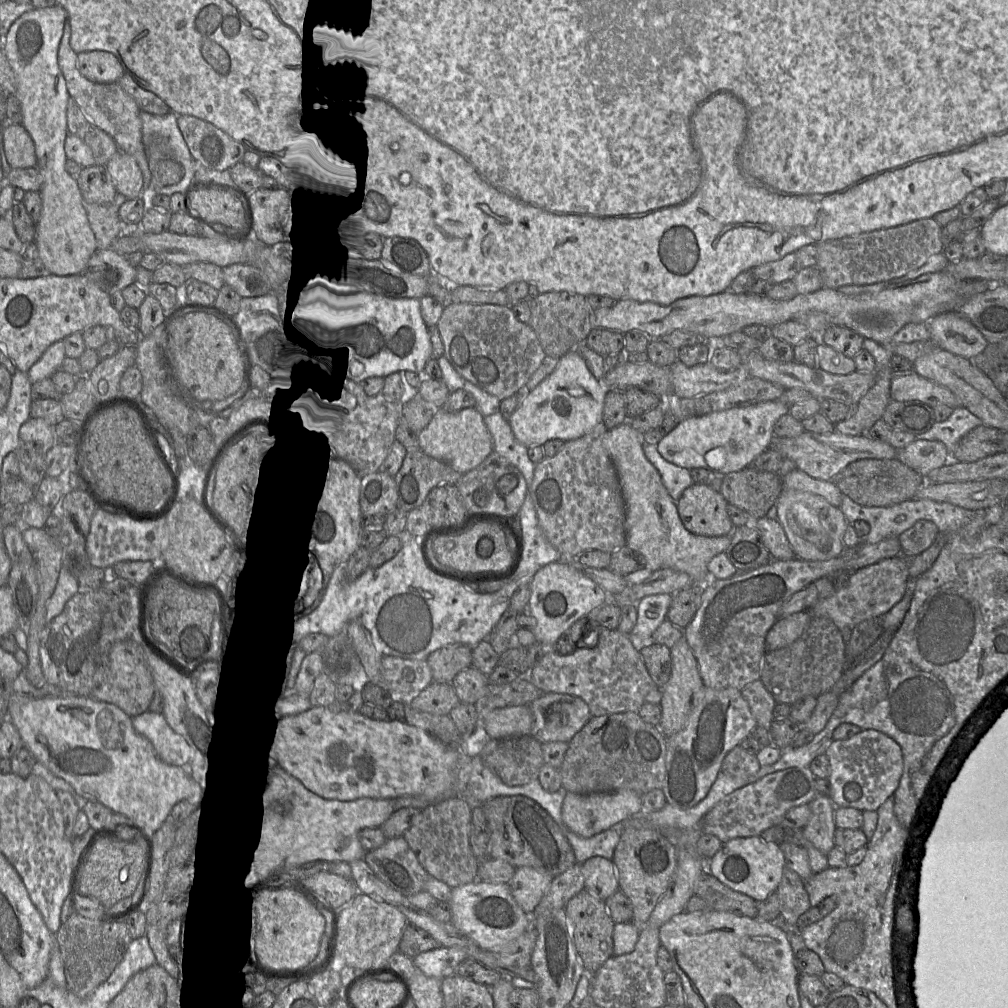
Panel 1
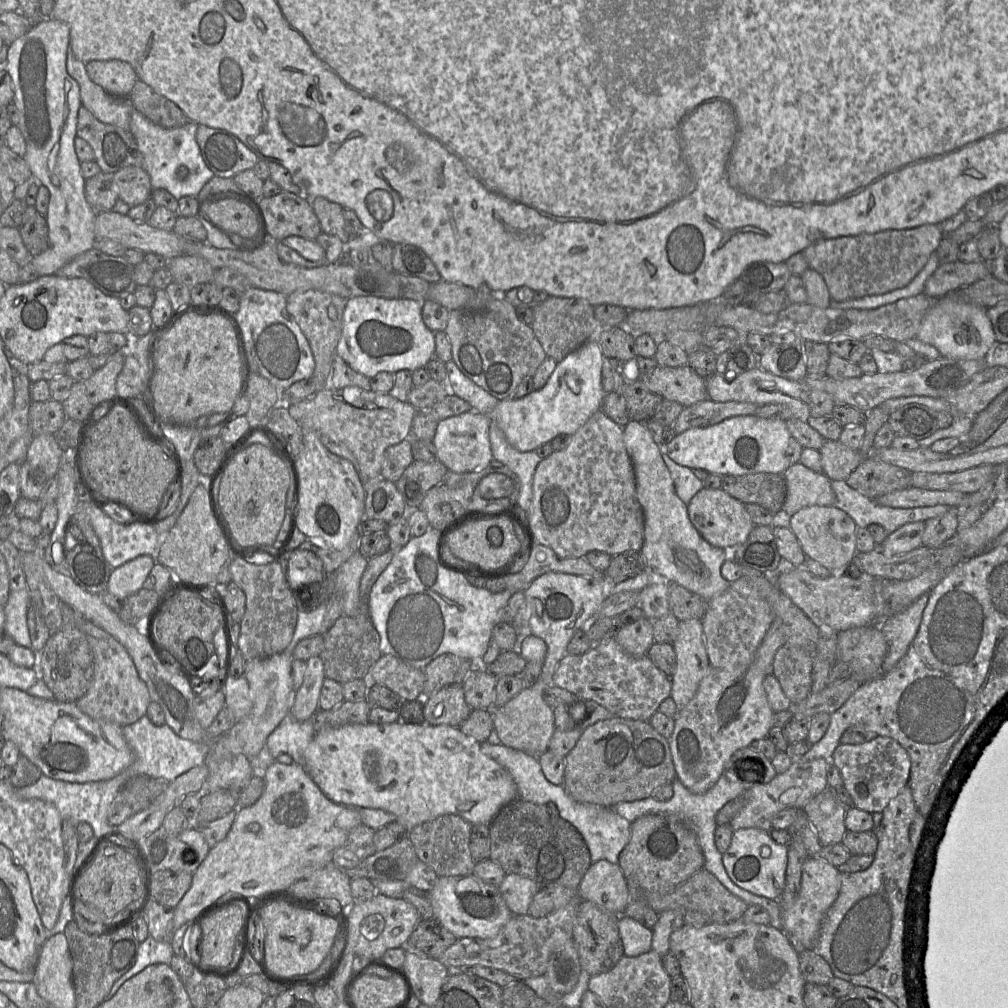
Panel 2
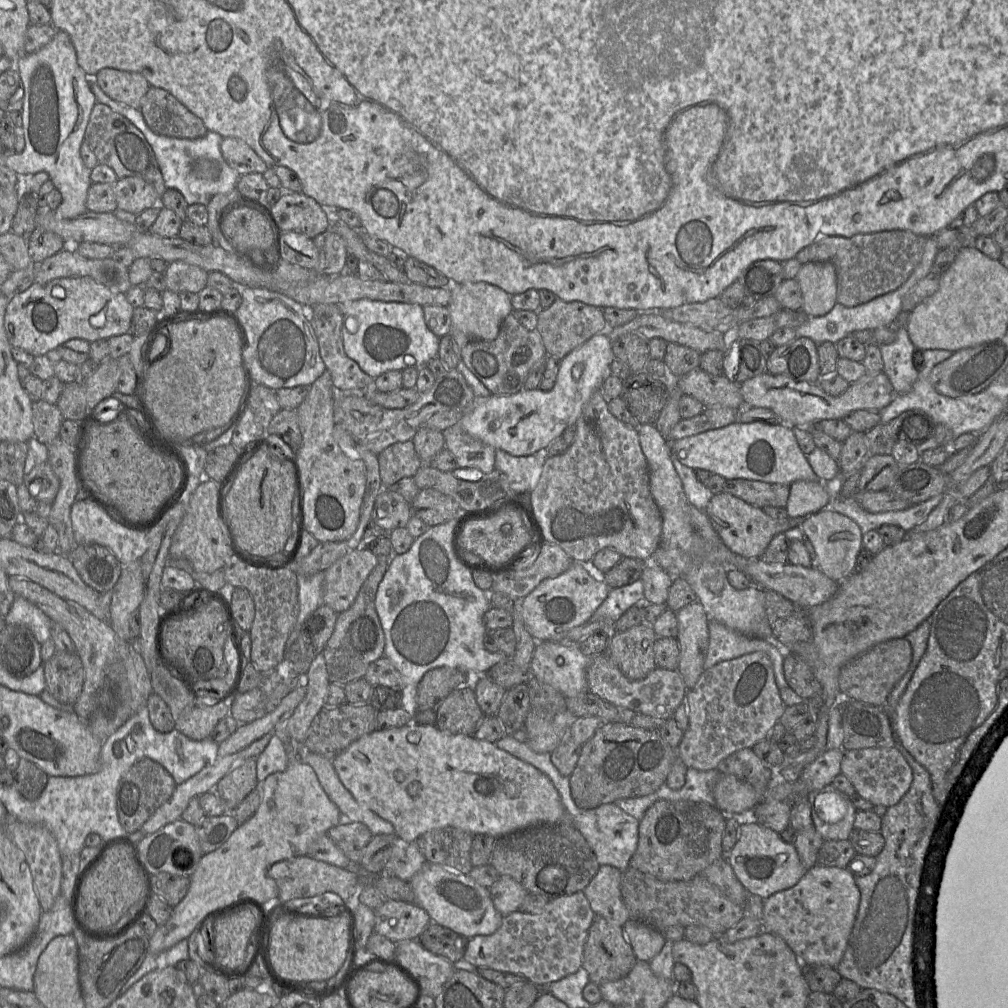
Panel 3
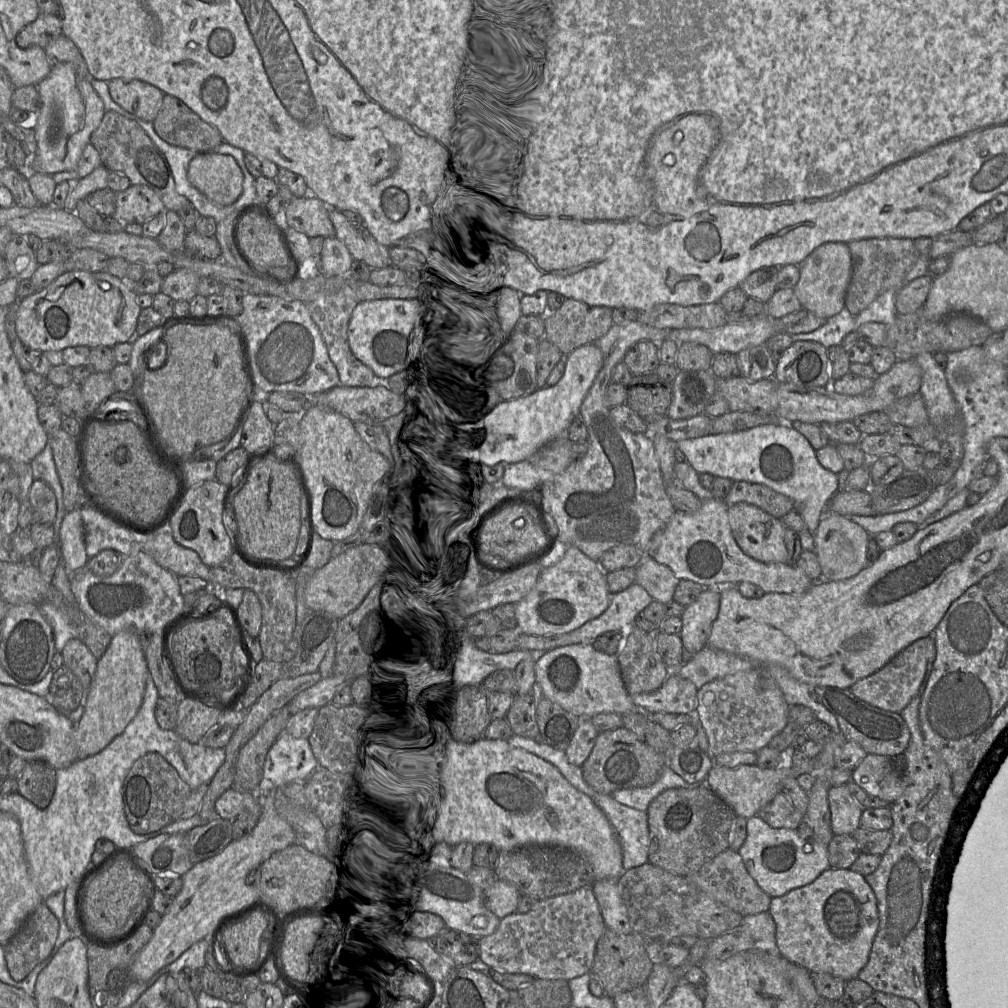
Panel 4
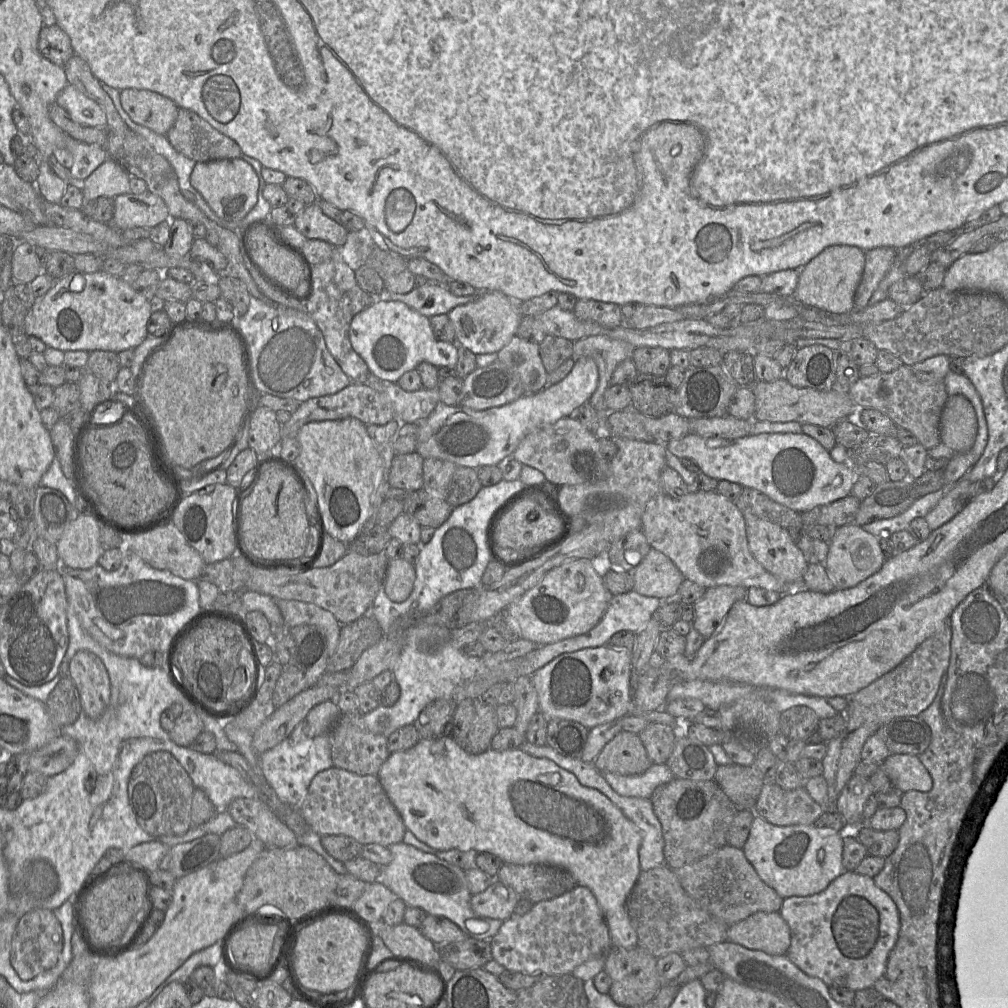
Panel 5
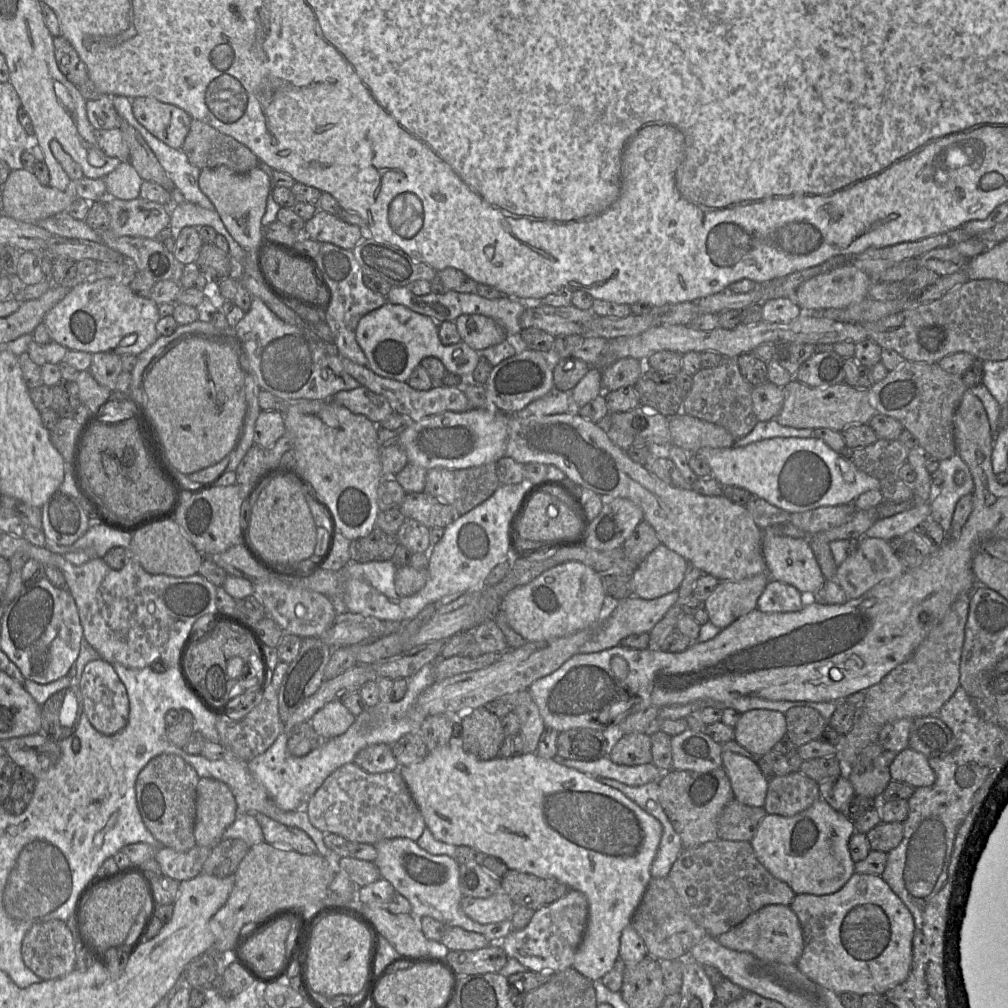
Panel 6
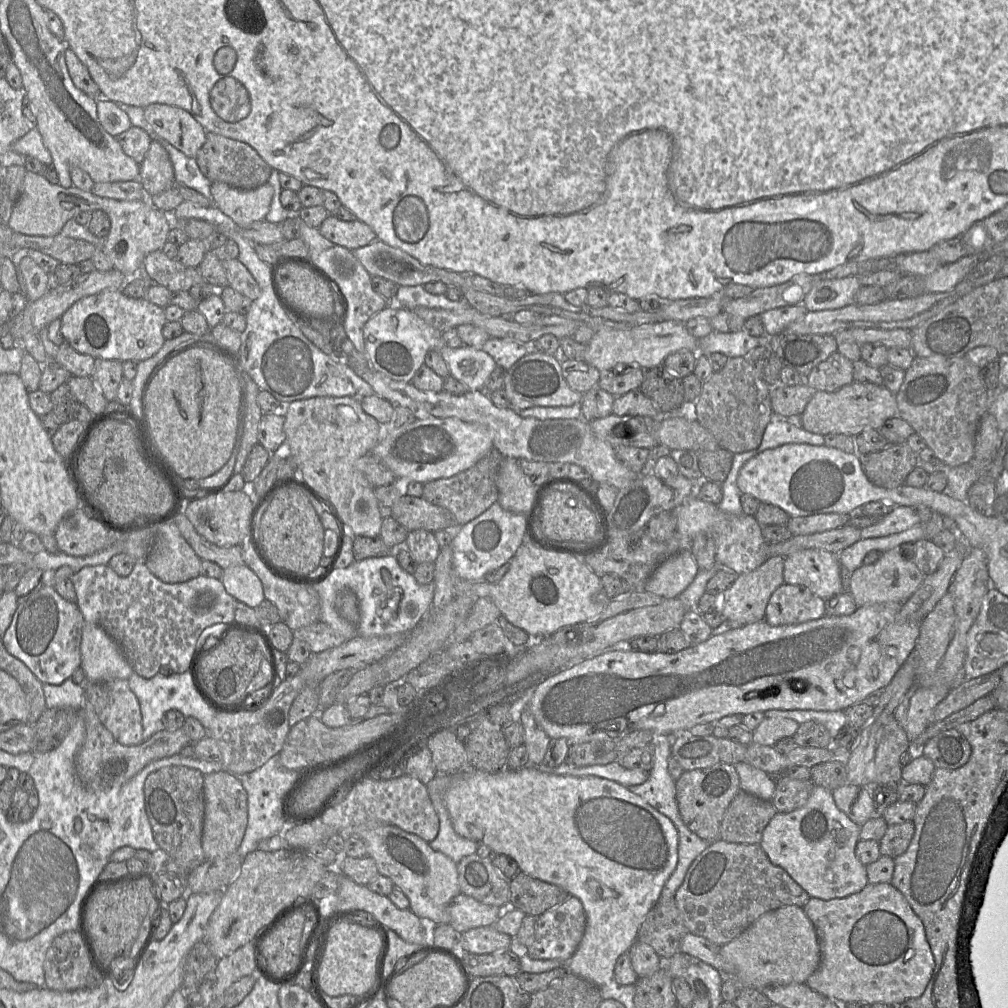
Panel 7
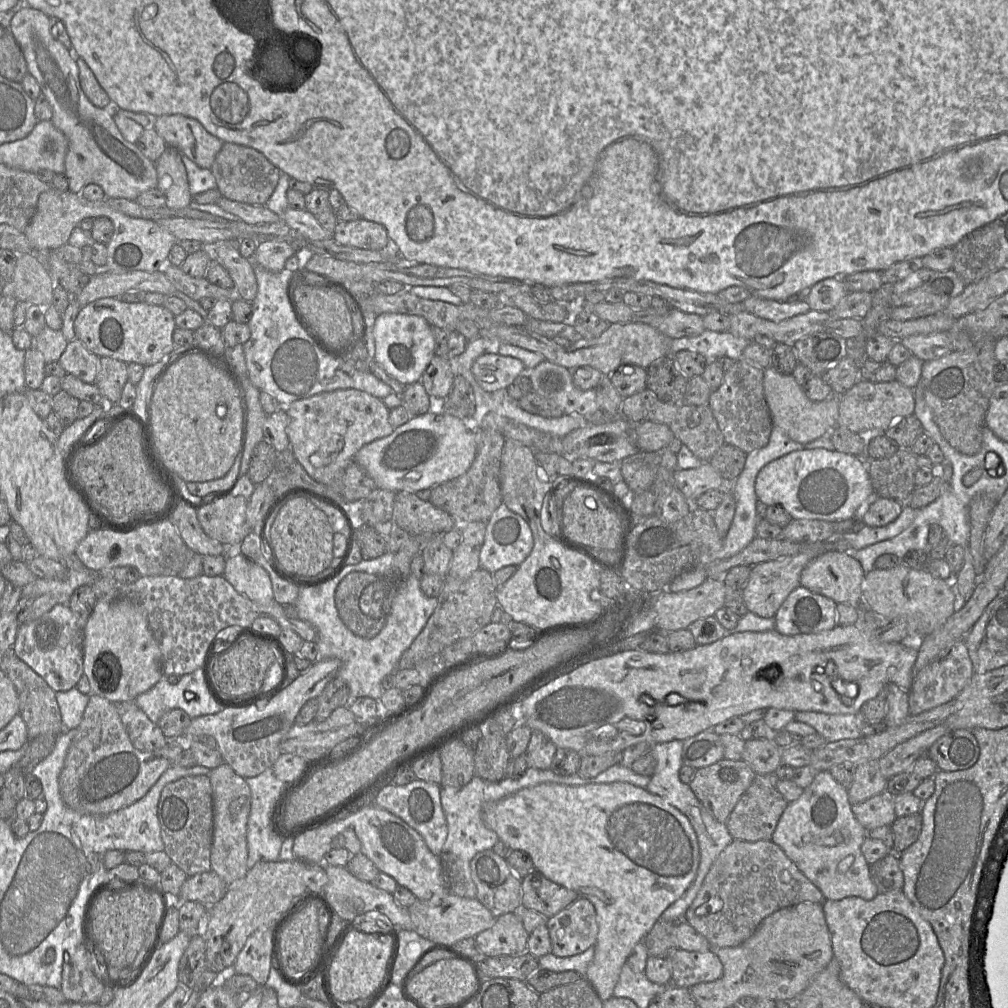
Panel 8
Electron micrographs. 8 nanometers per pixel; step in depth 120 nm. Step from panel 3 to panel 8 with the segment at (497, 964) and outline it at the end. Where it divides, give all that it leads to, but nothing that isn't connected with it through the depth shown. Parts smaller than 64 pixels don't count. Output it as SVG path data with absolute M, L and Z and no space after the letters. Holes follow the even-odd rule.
M579 897L568 907L547 919L551 954L569 957L594 946L598 934L593 904Z

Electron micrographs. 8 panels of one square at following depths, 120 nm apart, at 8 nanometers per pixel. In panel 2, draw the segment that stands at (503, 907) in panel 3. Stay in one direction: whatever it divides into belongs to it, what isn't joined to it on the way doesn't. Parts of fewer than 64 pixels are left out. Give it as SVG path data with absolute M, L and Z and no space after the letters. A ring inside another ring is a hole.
M507 874L498 887L512 915L526 915L530 904L539 891L537 884L518 874Z

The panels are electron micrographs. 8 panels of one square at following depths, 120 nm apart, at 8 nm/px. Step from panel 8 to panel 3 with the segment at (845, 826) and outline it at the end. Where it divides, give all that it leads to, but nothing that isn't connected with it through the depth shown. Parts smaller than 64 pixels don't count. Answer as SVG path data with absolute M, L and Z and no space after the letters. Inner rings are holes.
M758 822L740 826L738 840L731 851L725 853L725 857L745 888L763 899L791 888L807 871L800 861L795 846L784 842L780 833L764 827Z

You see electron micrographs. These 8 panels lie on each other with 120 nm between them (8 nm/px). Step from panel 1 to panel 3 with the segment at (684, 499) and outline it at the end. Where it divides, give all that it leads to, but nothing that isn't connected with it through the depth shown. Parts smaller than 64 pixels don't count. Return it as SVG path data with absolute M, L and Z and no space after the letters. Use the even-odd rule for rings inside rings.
M724 492L714 494L705 508L709 520L721 541L732 552L744 557L761 557L772 538L793 527L800 526L804 518L787 518L782 522L766 515L762 508Z

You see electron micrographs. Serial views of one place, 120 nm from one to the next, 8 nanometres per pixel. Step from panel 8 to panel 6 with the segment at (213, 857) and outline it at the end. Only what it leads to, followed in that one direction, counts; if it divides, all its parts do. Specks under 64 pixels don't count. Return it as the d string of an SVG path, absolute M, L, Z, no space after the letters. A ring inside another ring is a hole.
M200 778L194 830L197 845L215 847L236 817L237 803L229 786L214 778Z

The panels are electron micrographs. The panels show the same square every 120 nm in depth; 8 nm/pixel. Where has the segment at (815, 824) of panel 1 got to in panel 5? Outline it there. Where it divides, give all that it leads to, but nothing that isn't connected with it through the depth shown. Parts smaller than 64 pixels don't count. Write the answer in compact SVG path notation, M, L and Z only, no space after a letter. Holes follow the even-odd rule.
M853 775L840 792L835 810L844 817L847 824L861 825L864 805L875 793L879 792L874 791L869 778Z

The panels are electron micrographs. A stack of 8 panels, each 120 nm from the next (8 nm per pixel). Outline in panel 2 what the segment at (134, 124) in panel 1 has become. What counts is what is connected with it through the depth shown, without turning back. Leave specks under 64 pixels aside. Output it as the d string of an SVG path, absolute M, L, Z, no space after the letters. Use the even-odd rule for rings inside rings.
M71 43L67 49L66 68L79 85L82 106L99 121L130 130L130 116L134 107L129 98L113 96L95 84L88 76L85 64L74 55Z

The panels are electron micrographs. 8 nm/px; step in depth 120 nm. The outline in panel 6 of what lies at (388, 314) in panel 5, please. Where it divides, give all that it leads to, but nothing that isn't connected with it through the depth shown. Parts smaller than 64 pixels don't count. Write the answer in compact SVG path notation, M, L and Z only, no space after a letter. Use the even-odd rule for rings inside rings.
M386 302L378 309L364 315L357 324L355 338L368 361L368 368L379 376L400 382L406 382L413 369L426 357L435 357L439 359L447 372L456 374L460 377L471 374L480 360L478 352L470 348L464 342L460 341L456 344L443 345L438 336L437 322L431 317L415 313L400 304Z

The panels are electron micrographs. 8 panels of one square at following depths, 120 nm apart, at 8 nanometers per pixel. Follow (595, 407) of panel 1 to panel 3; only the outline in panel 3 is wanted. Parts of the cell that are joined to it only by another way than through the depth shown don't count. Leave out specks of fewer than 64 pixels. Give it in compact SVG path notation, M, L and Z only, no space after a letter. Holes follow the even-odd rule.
M607 332L598 333L561 359L552 389L522 389L512 395L490 395L477 399L475 405L463 413L459 424L475 439L513 456L543 453L567 427L576 423L592 394L602 388L605 378L611 374L610 364L614 358Z

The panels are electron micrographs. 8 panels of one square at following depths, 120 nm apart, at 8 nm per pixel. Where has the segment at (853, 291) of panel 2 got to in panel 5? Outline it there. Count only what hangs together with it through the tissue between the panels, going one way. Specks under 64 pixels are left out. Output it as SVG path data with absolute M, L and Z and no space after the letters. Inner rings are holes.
M877 247L865 251L865 265L861 281L854 296L855 309L868 306L871 297L895 263L897 250L892 247Z

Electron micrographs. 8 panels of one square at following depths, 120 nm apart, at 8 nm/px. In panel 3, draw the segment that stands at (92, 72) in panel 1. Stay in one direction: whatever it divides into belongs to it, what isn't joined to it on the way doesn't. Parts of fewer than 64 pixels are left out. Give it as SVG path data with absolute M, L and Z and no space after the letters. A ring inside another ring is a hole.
M114 68L101 69L93 77L93 82L111 99L138 109L141 99L151 87L141 74Z

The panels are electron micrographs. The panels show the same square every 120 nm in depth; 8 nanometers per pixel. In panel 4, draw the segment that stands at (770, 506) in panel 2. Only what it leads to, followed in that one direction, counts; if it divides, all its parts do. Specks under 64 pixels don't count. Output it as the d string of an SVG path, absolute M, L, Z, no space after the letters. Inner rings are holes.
M746 481L733 482L728 495L723 500L727 505L737 503L755 505L778 519L794 510L794 502L790 497L766 485Z

